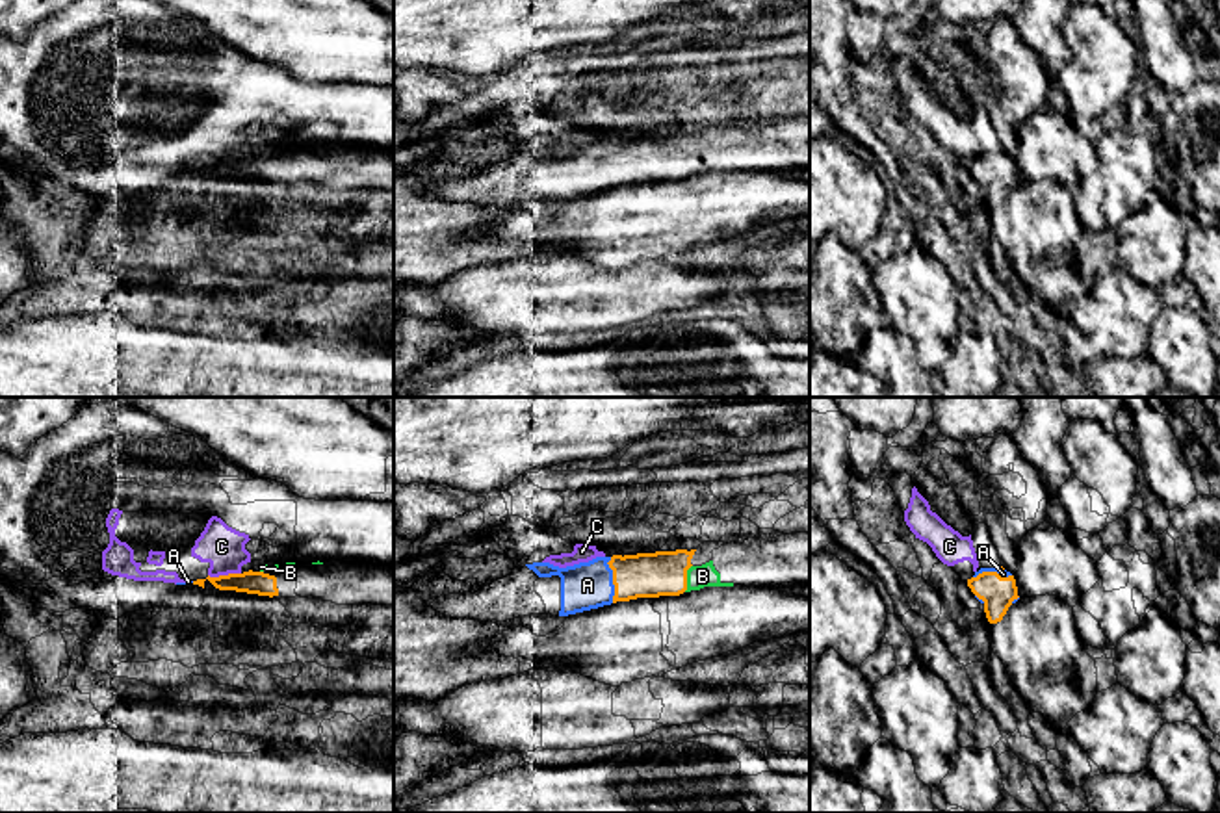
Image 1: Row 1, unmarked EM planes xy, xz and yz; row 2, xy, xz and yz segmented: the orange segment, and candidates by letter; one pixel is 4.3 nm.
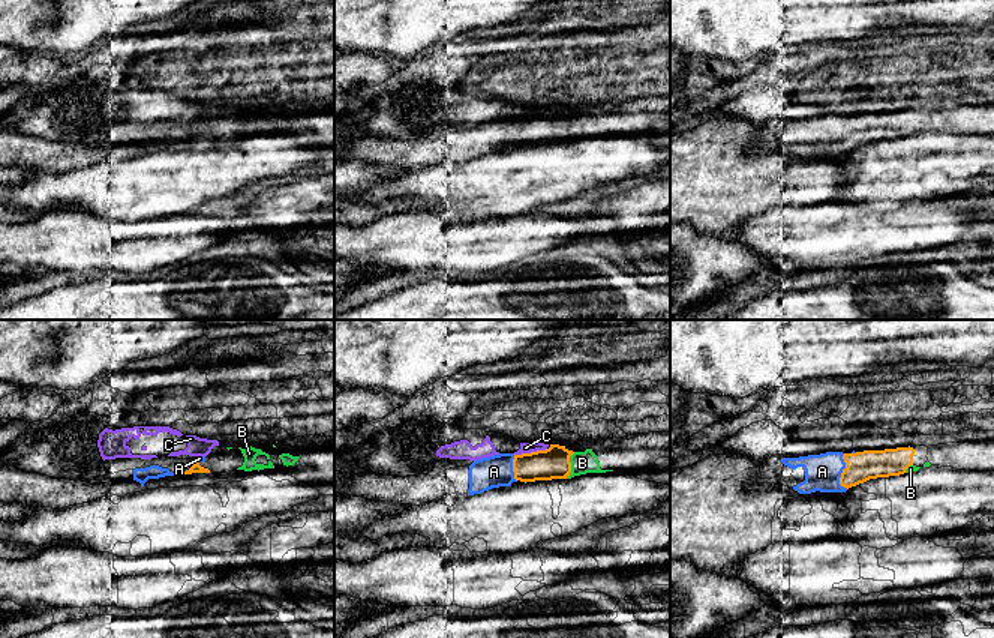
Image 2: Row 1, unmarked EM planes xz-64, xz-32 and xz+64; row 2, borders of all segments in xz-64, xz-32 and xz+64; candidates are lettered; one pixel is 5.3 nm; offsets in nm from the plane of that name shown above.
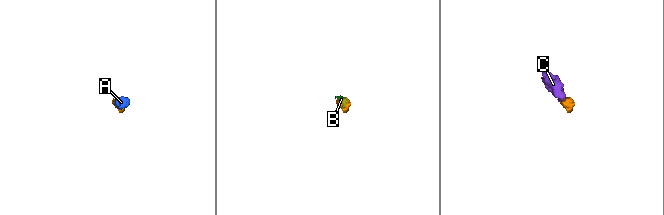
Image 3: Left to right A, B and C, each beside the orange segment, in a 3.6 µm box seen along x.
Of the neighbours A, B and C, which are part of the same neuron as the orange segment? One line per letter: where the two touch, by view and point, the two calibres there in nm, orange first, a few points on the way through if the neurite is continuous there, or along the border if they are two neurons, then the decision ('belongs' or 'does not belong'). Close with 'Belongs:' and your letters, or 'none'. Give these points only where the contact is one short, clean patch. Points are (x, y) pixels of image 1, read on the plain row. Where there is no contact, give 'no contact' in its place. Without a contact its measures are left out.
A: xz (613, 164) | 190/200 nm | across xz (656, 158), (613, 164), (587, 169) | belongs
B: xz (686, 162) | 190/100 nm | across xz (656, 158), (686, 162), (702, 160) | belongs
C: xy (223, 160) | 100/180 nm | along xy (240, 156), (208, 160) | does not belong
Belongs: A, B

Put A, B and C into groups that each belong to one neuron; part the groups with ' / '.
A B / C

